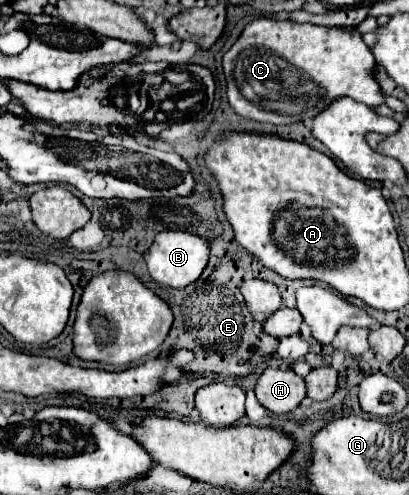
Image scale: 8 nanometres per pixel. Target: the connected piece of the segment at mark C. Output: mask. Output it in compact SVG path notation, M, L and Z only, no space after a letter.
M367 16L355 32L271 18L249 22L237 42L223 54L231 108L257 122L291 124L313 118L333 96L349 96L369 108L383 104L381 88L373 78L375 58L361 40L361 34L371 30L377 30L375 16Z

